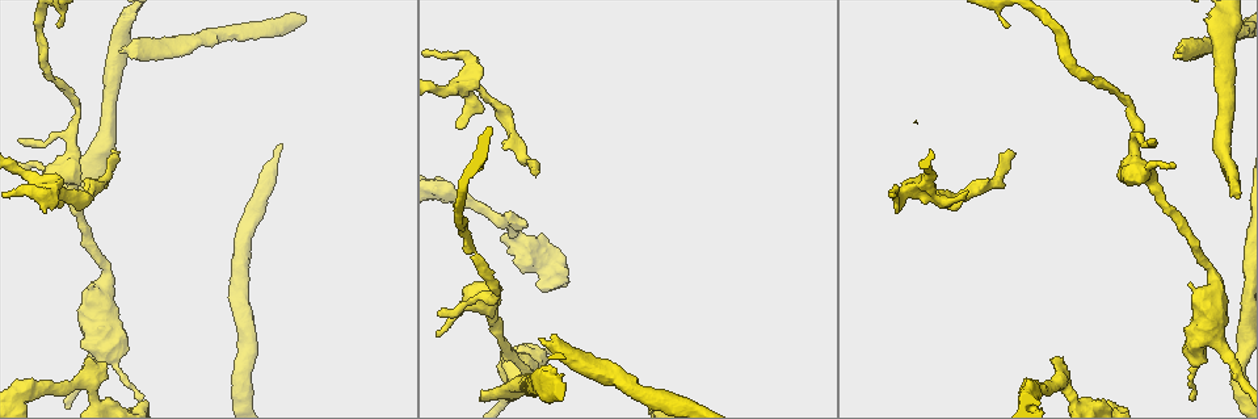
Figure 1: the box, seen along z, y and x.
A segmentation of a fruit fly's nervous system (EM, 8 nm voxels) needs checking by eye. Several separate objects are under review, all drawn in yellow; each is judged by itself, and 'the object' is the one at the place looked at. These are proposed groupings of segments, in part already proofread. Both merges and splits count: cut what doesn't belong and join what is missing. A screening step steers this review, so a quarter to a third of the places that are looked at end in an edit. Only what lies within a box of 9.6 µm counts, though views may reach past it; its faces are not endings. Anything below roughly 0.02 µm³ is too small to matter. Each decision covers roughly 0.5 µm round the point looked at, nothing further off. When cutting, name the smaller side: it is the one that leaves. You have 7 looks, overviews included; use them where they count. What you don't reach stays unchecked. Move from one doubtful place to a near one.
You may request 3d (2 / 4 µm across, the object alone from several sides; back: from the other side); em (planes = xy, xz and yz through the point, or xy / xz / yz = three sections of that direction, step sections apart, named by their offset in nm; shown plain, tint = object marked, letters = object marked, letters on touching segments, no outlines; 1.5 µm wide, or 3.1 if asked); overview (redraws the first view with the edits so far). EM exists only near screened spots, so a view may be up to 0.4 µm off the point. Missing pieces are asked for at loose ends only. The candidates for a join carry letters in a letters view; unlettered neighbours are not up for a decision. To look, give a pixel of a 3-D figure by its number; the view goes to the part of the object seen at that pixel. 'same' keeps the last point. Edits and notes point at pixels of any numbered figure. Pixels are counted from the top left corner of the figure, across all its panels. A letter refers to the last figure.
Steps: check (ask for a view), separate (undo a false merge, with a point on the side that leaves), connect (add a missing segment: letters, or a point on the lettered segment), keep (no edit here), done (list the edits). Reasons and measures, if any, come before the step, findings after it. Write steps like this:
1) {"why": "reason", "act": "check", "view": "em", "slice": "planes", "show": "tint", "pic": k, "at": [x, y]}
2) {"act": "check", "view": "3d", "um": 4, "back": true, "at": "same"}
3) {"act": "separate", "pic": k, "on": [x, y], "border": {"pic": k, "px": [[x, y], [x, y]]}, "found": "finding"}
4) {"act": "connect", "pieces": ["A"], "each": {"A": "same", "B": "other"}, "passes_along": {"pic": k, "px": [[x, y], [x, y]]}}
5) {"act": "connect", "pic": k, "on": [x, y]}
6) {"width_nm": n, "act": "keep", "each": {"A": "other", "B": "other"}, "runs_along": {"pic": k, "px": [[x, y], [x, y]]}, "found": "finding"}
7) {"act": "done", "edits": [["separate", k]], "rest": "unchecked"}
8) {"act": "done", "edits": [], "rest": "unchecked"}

{"act": "check", "view": "em", "um": 3.1, "slice": "xy", "step": 8, "show": "tint", "pic": 1, "at": [480, 168]}

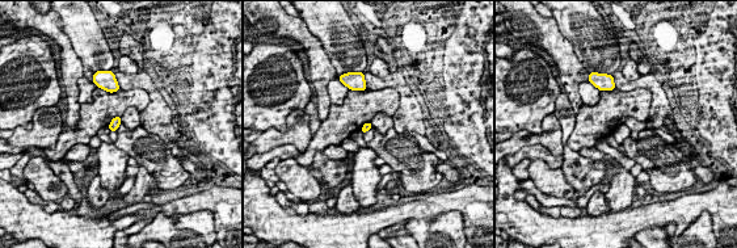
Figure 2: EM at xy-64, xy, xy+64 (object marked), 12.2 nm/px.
{"why": "another direction", "act": "check", "view": "em", "um": 3.1, "slice": "xz", "step": 16, "show": "letters", "at": "same"}

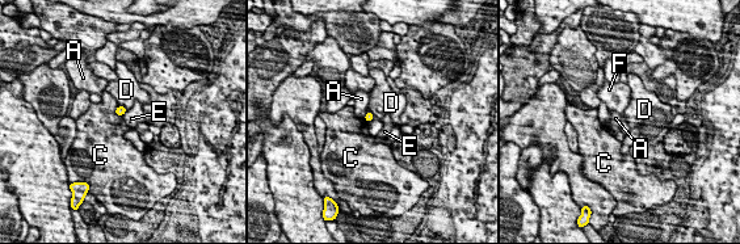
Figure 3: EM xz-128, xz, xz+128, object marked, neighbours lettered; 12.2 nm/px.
{"act": "keep", "each": {"A": "other", "C": "other", "D": "other", "E": "other", "F": "other"}, "found": "none of them fits"}

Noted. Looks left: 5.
{"act": "check", "view": "em", "slice": "xy", "step": 8, "show": "tint", "pic": 1, "at": [507, 391]}

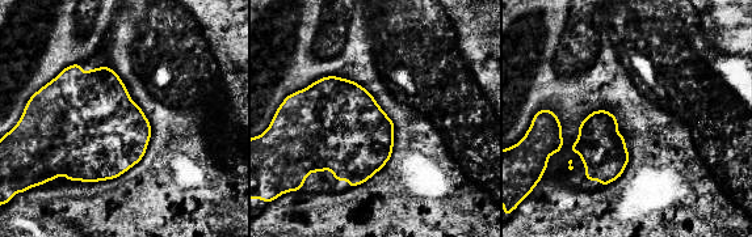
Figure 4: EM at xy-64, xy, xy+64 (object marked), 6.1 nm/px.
{"why": "cut it another way", "act": "check", "view": "em", "slice": "planes", "show": "letters", "at": "same"}

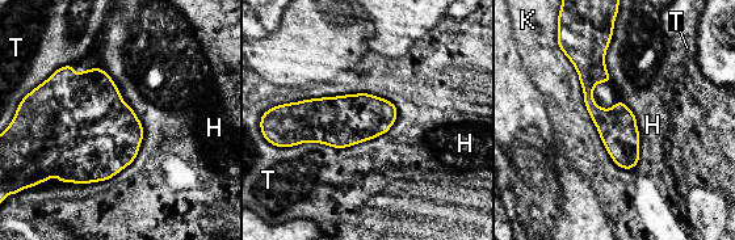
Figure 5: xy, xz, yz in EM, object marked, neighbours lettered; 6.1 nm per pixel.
{"act": "keep", "each": {"H": "other", "K": "other", "T": "other"}, "runs_along": {"pic": 5, "px": [[394, 112], [345, 121], [263, 125]]}, "found": "continuous, no second neuron"}

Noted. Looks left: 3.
{"why": "free end", "act": "check", "view": "em", "slice": "xy", "step": 4, "show": "letters", "pic": 1, "at": [1052, 359]}

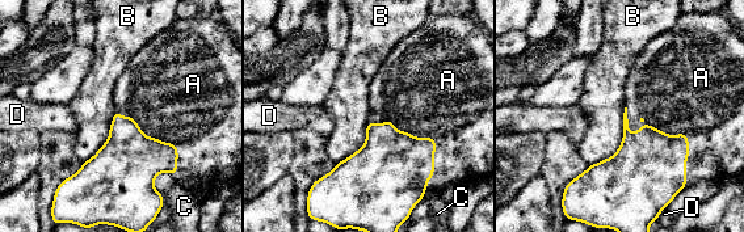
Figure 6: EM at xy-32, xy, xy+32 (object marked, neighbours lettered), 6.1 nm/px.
{"act": "connect", "pieces": ["A"], "each": {"A": "same", "B": "other", "C": "other", "D": "other"}, "passes_along": {"pic": 6, "px": [[648, 169], [660, 131], [675, 93]]}, "found": "it goes on there"}

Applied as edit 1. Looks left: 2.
{"act": "done", "edits": [["connect", 6]], "rest": "unchecked"}

